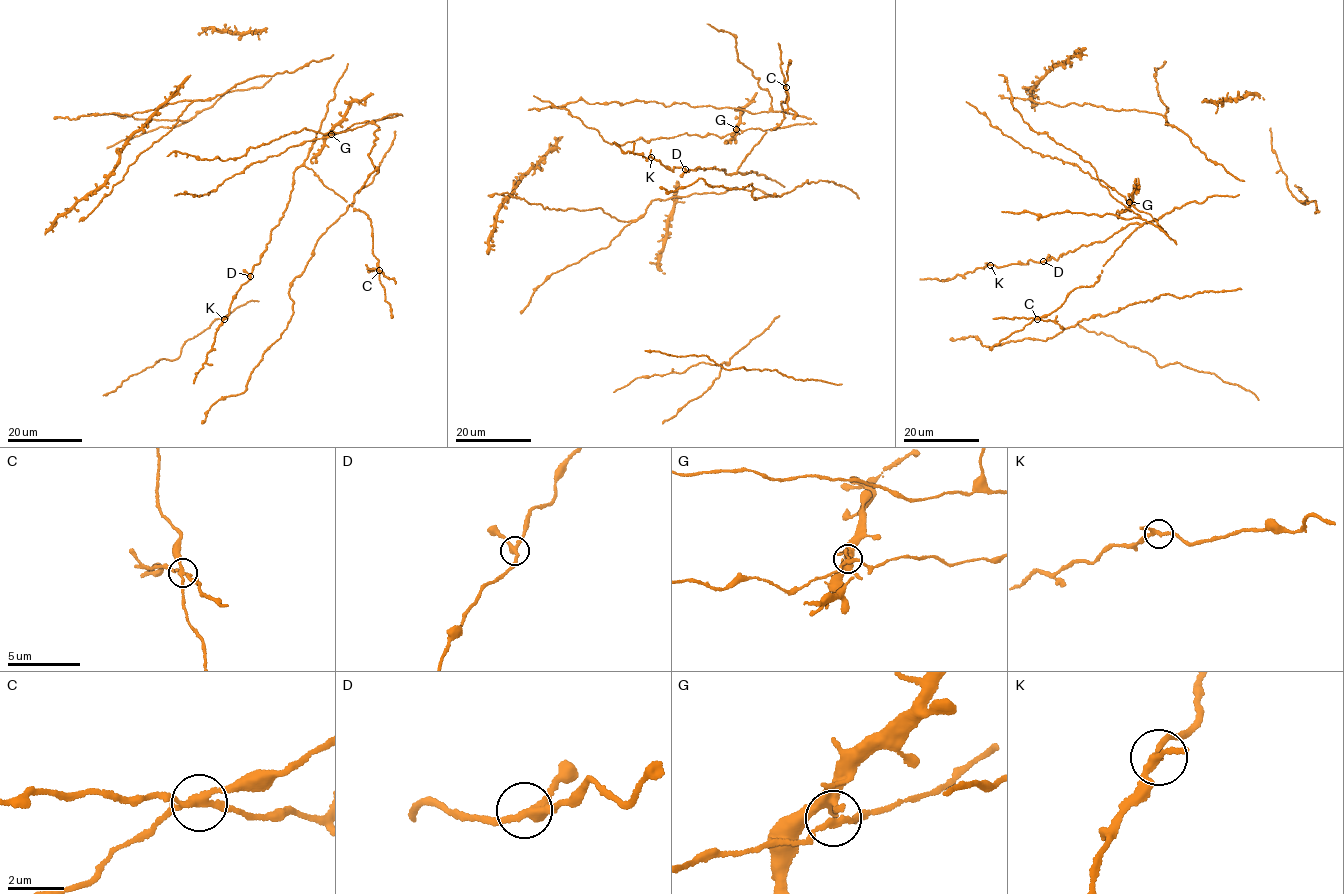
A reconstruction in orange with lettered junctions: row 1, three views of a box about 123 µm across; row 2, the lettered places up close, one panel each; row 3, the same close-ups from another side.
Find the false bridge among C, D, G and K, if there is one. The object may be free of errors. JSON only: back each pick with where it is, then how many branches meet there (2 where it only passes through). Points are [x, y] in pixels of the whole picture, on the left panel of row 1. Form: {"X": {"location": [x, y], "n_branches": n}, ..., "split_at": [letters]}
{"C": {"location": [379, 270], "n_branches": 4}, "split_at": ["C"]}

